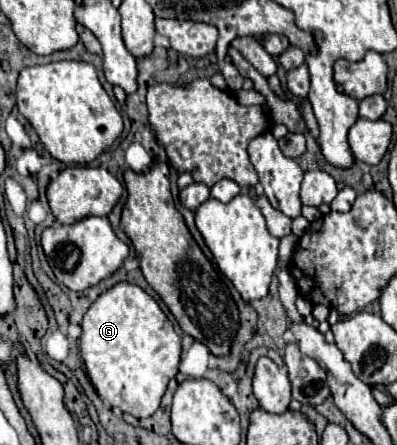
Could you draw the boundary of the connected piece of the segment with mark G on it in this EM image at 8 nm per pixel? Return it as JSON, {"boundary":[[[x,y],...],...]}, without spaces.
{"boundary":[[[117,283],[109,291],[101,293],[99,299],[89,307],[89,311],[81,321],[81,329],[83,329],[79,337],[81,357],[87,365],[91,383],[95,385],[103,403],[119,407],[123,413],[129,413],[133,417],[151,417],[161,405],[161,397],[167,389],[169,379],[173,379],[179,371],[181,337],[175,333],[167,313],[141,287],[129,283]]]}

